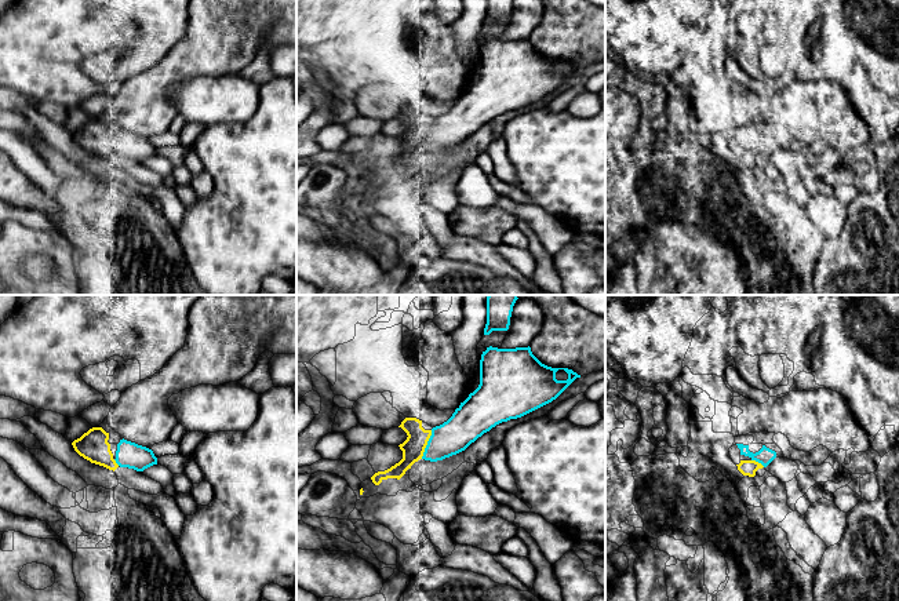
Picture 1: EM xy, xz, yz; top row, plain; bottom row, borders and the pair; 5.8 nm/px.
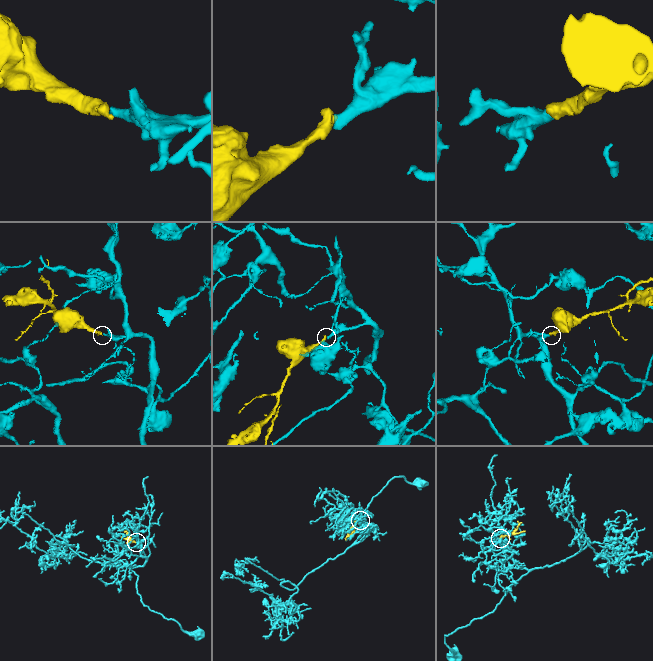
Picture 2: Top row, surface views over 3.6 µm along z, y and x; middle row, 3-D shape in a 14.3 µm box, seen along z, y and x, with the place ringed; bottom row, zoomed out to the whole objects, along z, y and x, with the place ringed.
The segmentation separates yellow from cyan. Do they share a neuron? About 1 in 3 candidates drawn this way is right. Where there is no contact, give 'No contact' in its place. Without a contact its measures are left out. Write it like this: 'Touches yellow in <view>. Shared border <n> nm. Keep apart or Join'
Touches yellow in xz. Shared border 180 nm. Join

